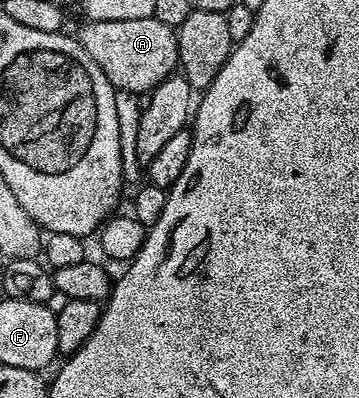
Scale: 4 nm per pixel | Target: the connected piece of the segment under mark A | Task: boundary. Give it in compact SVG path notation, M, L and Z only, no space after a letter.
M157 17L142 19L118 19L117 21L85 20L78 32L80 45L102 67L102 75L111 83L113 89L133 95L151 94L167 77L177 72L180 64L177 30L162 23Z

